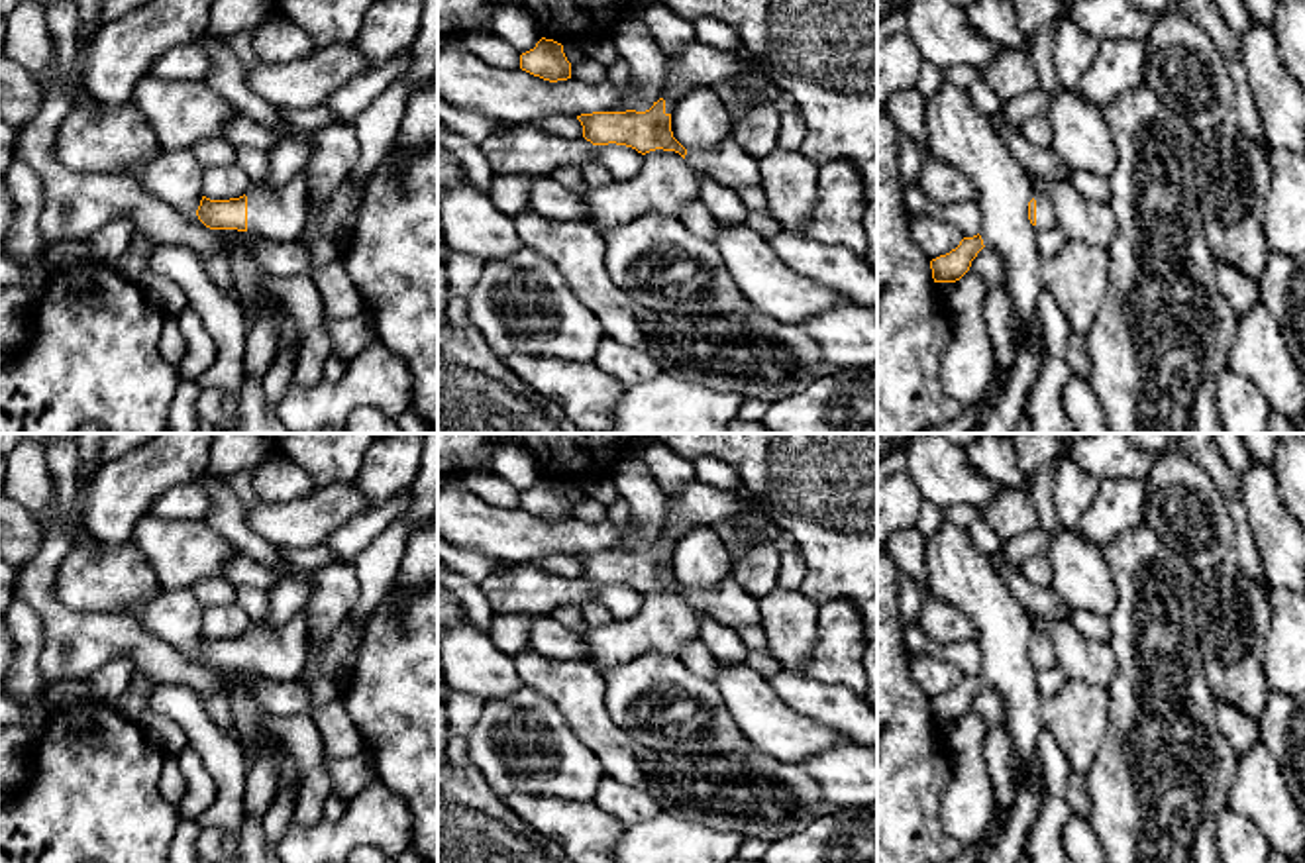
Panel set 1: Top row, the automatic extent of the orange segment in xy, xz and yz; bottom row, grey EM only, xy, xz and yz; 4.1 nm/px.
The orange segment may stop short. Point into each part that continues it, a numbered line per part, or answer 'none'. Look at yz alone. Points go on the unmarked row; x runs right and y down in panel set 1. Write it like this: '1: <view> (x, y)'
1: yz (1046, 658)

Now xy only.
1: xy (279, 654)

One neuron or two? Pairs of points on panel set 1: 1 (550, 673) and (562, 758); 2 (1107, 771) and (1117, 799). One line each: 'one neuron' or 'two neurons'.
1: two neurons
2: one neuron

